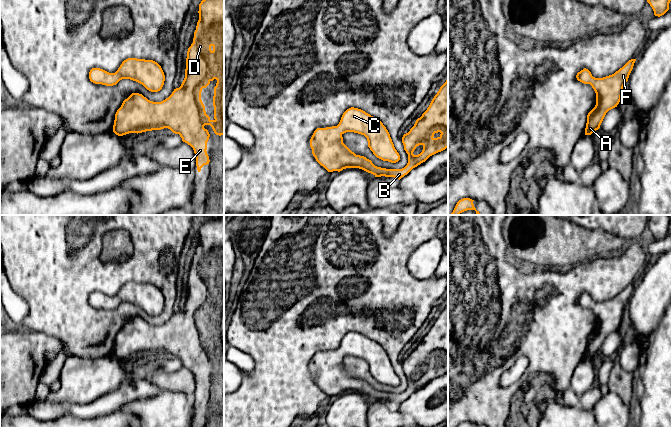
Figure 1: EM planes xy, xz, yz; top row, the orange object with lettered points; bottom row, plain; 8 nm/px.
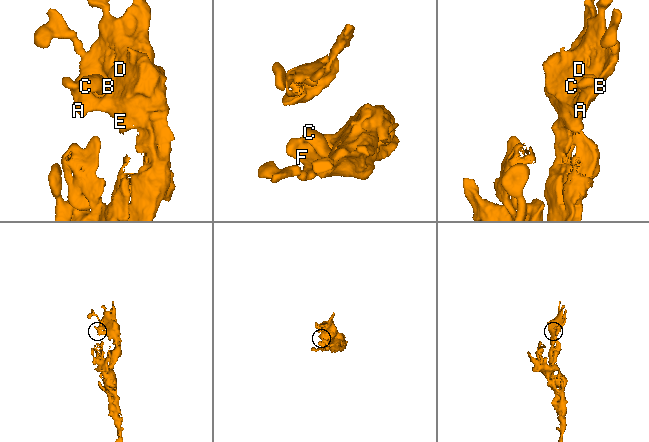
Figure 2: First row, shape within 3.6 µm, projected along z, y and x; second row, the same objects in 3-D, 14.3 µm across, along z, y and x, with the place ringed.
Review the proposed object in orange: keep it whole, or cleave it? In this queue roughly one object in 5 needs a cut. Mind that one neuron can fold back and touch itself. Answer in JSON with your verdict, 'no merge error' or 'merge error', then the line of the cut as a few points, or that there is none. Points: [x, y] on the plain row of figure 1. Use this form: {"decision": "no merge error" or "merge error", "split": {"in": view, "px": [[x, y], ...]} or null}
{"decision": "no merge error", "split": null}

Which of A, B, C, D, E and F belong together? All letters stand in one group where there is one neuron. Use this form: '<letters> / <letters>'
A B C D E F

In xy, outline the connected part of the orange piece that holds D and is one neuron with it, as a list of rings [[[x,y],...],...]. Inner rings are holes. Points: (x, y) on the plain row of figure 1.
[[[219,215],[216,219],[207,219],[199,228],[198,237],[199,244],[193,267],[187,275],[185,302],[181,310],[161,326],[153,326],[142,318],[132,317],[115,338],[113,356],[123,360],[168,352],[179,358],[182,365],[193,372],[197,394],[200,396],[201,392],[210,386],[206,375],[210,358],[204,350],[210,349],[216,359],[224,359],[224,215]],[[214,303],[217,307],[213,320],[214,343],[211,344],[206,338],[201,316]]]

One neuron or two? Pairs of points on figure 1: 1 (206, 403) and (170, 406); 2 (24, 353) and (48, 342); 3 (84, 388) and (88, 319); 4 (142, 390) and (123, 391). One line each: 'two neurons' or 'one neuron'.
1: two neurons
2: one neuron
3: two neurons
4: one neuron

